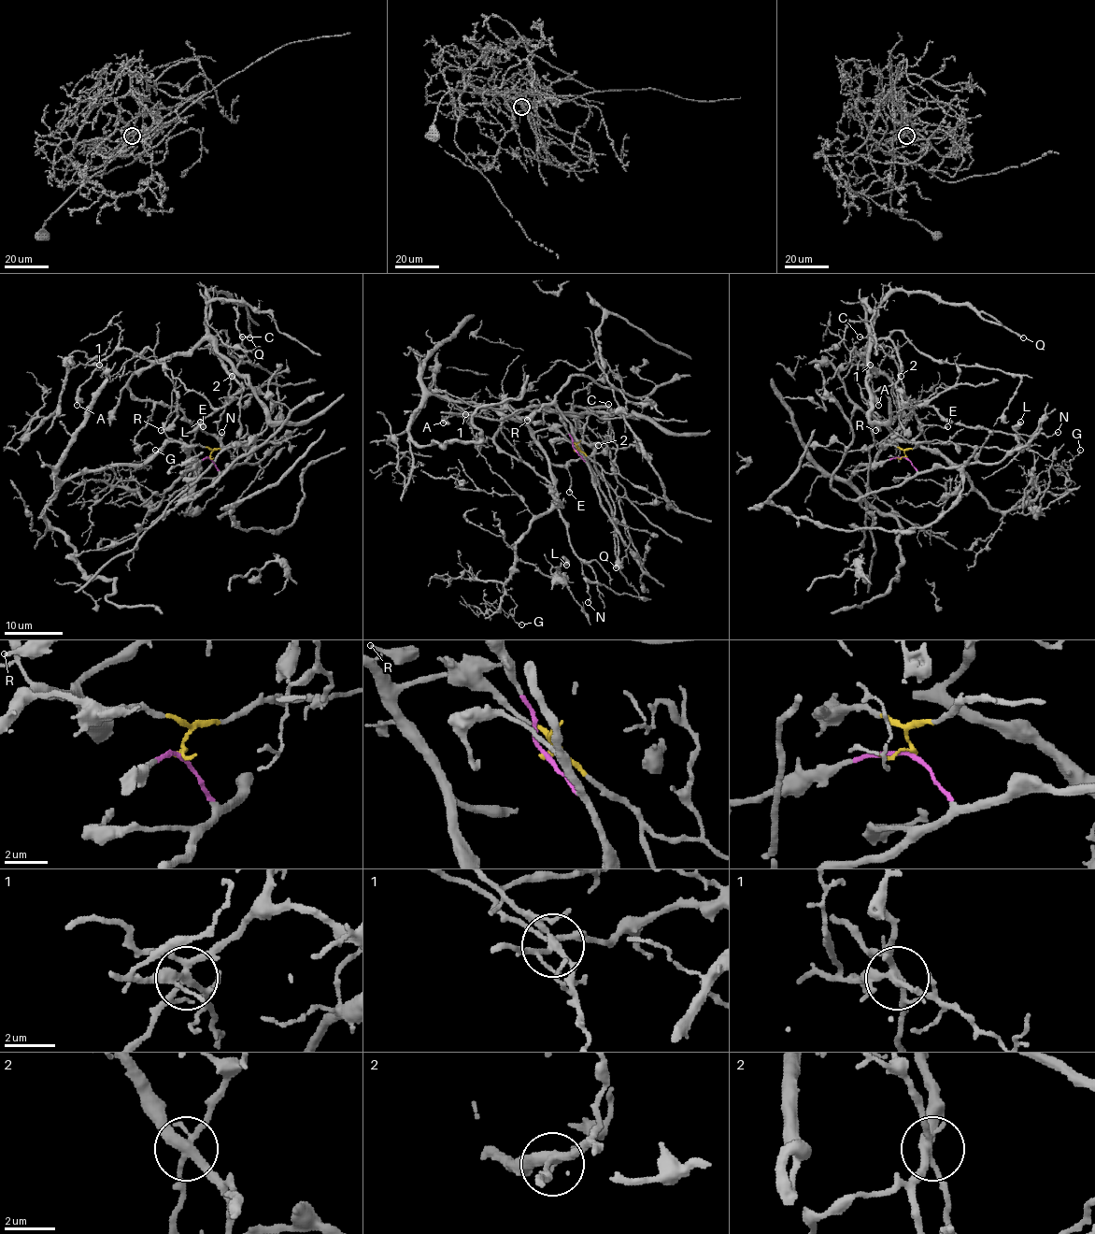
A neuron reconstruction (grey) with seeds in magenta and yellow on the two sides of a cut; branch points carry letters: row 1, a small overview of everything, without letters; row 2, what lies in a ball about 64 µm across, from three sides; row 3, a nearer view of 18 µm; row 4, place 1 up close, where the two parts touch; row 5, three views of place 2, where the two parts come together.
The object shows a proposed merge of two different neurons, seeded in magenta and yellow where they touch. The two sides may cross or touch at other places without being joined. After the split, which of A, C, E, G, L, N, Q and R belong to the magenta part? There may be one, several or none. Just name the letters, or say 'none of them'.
A, N, Q, R

